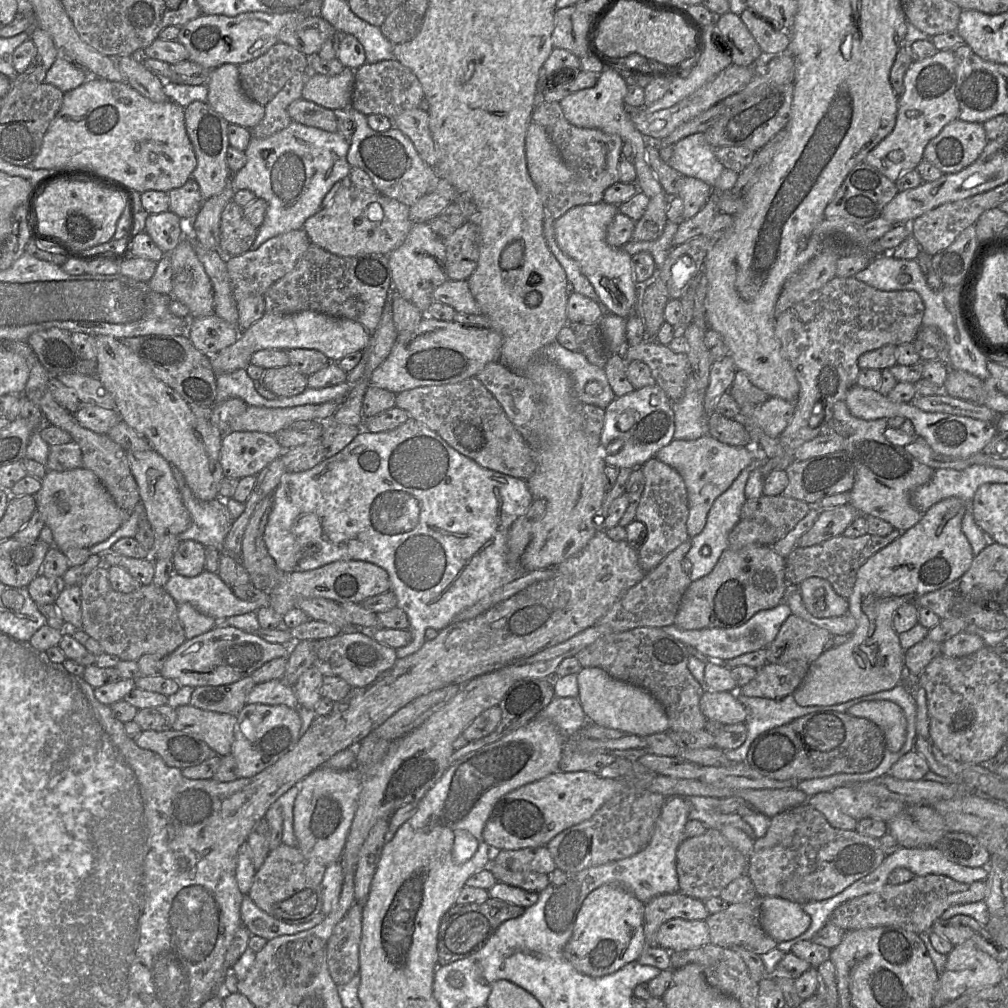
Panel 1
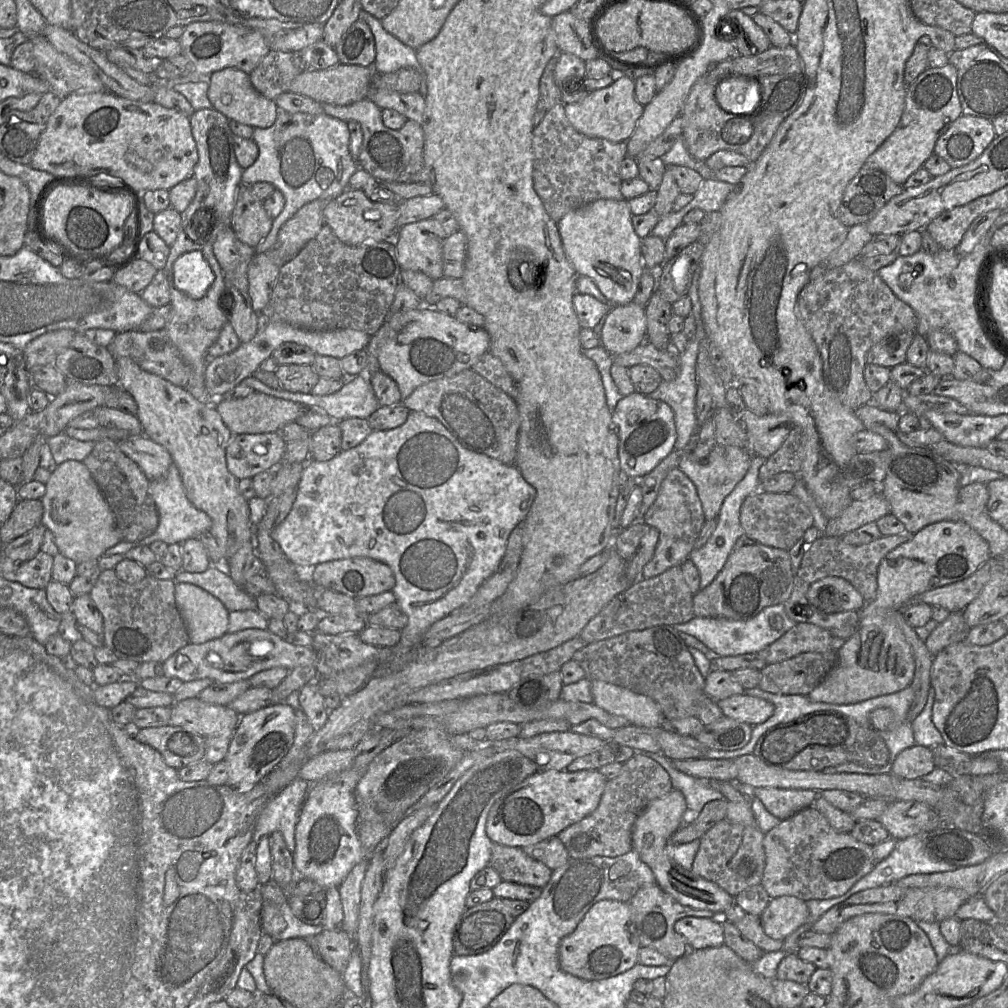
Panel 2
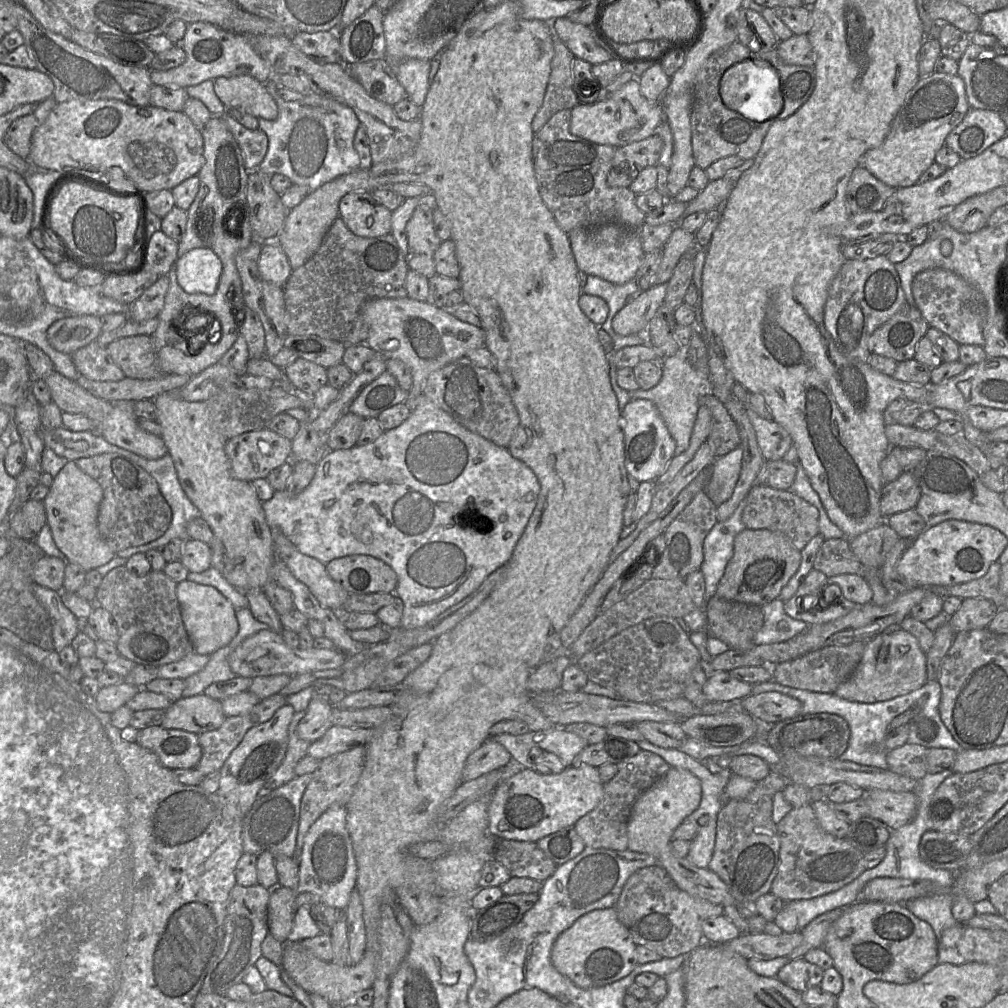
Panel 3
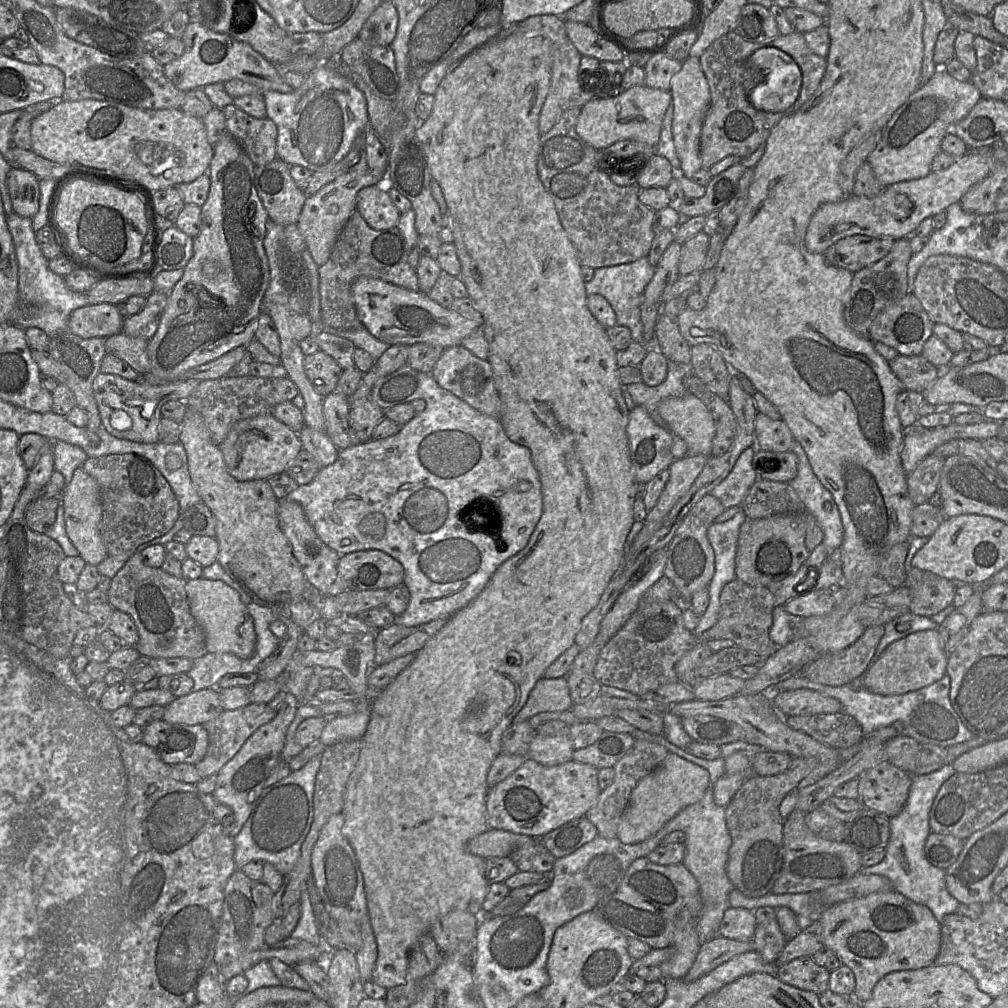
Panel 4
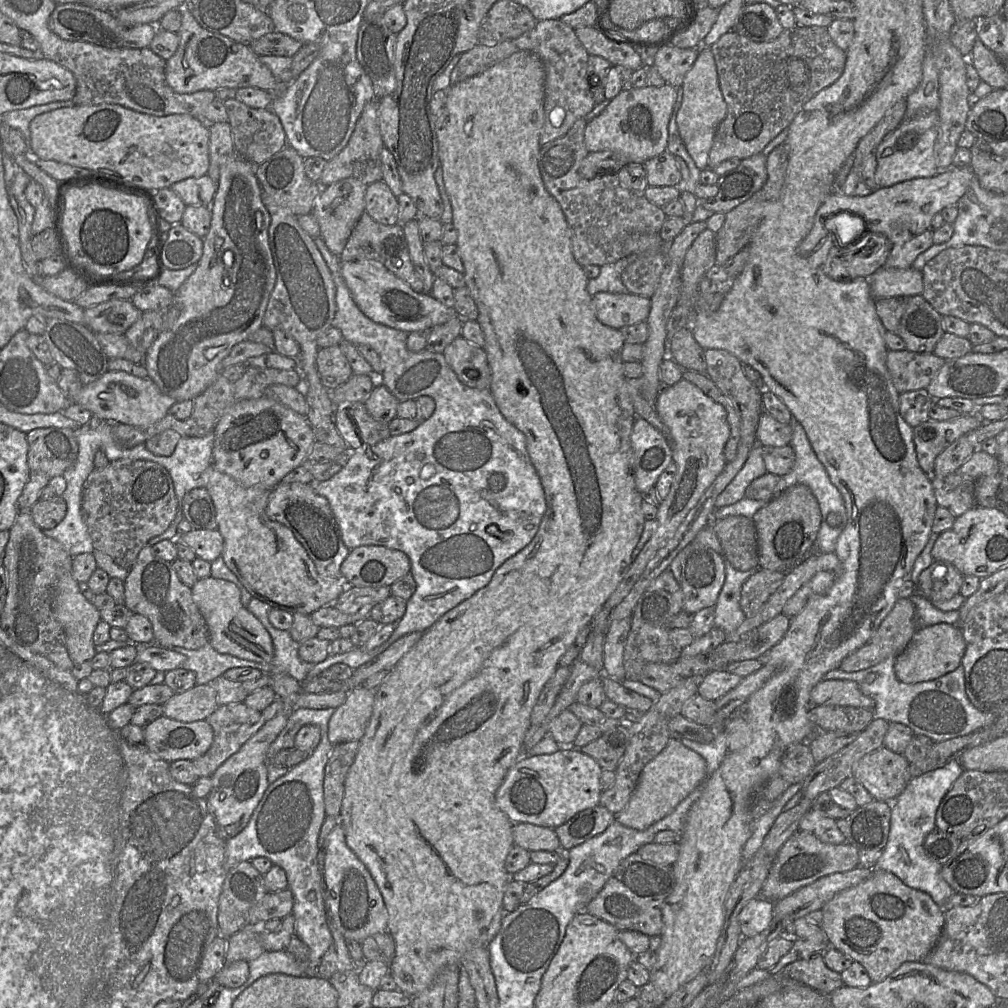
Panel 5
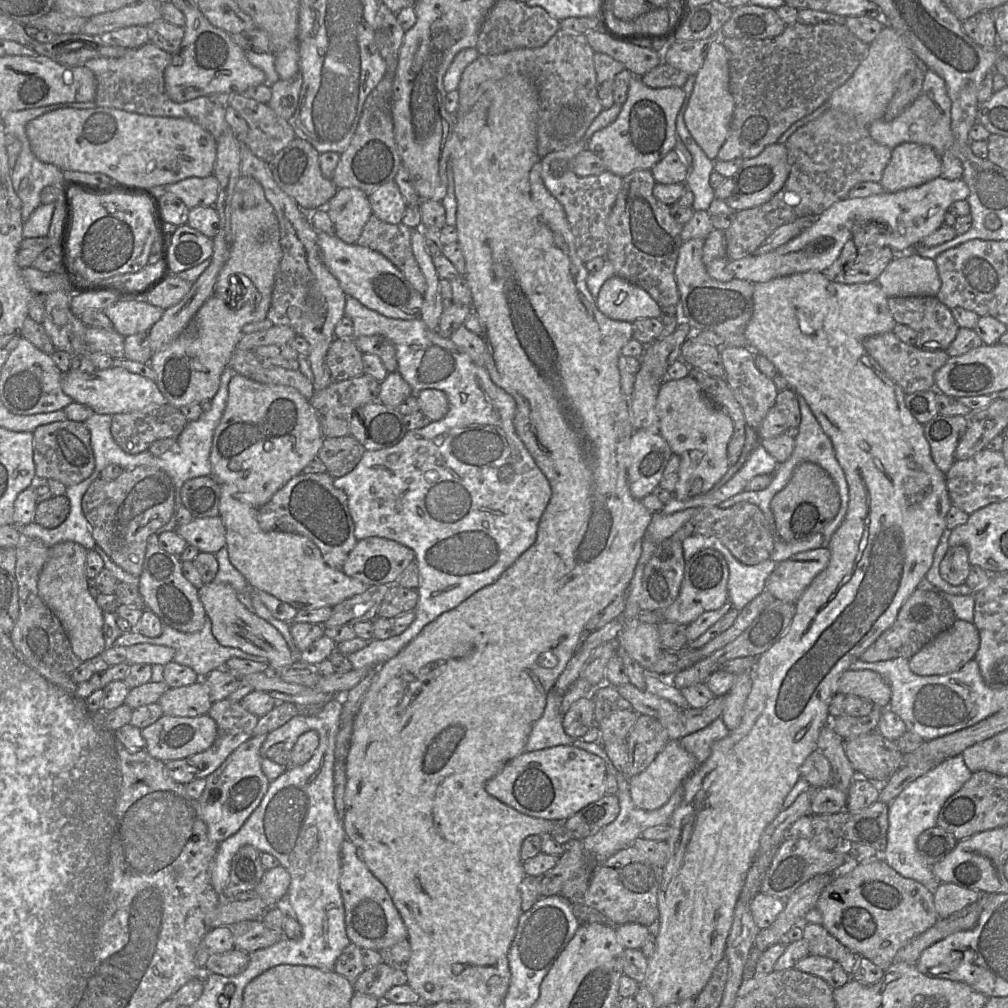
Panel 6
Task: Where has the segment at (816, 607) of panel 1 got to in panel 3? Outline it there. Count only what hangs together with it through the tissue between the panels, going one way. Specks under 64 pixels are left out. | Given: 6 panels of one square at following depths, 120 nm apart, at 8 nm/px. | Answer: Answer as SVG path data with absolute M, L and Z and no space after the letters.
M842 574L828 577L829 594L842 596L844 600L856 605L871 602L873 591L868 582L861 576L855 574Z

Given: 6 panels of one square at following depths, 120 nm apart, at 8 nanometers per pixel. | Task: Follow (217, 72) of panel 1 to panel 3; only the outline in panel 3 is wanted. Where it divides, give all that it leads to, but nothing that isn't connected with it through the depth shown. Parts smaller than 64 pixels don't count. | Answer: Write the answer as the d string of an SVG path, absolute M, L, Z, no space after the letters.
M251 76L218 77L214 91L226 109L243 109L266 120L275 120L279 115L277 103L265 85Z

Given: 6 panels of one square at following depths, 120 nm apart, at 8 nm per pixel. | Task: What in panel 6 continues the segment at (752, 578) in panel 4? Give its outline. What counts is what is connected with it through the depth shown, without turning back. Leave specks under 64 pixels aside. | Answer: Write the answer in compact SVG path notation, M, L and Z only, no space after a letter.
M803 462L794 470L788 484L770 502L775 534L785 542L808 539L829 524L840 508L840 496L835 482L817 464Z

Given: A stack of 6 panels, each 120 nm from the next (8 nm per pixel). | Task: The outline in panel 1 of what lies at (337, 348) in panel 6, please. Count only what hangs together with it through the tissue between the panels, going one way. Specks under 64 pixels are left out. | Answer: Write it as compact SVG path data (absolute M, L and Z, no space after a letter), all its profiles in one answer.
M286 365L265 369L261 382L277 397L292 397L308 387L308 376L295 367Z

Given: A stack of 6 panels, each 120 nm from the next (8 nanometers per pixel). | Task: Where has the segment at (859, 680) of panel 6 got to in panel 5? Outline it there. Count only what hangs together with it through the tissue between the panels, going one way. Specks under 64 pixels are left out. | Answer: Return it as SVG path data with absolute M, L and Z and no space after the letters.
M821 680L810 693L810 707L817 705L851 706L873 710L875 702L850 680Z

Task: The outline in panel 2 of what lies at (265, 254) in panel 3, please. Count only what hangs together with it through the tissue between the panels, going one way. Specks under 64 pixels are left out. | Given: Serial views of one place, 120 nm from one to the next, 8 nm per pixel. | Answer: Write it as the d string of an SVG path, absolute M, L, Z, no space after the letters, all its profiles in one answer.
M265 252L257 253L250 262L247 270L248 293L256 313L264 311L279 273L280 267Z

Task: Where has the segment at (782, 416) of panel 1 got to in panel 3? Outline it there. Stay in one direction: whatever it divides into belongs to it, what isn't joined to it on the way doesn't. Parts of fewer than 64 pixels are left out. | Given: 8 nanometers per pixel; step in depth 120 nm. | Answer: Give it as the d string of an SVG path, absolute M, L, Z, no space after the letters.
M746 405L746 413L764 460L782 459L793 444L790 434L776 421L760 417L749 405Z

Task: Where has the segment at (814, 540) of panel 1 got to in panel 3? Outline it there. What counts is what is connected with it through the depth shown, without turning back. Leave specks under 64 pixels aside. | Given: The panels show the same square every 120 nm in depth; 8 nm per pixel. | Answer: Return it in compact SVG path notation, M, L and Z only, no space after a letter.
M904 471L899 478L891 481L882 489L880 511L883 517L915 508L921 496L917 479L910 471Z

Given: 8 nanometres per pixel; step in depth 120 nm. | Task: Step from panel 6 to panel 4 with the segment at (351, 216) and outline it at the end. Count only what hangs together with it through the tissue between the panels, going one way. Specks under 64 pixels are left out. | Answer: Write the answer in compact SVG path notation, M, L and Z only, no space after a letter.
M370 169L353 171L338 176L313 195L307 196L296 224L304 237L307 249L318 266L328 261L339 234L351 214L356 211L358 191L364 187L382 184L383 182L385 182L384 178L373 173Z

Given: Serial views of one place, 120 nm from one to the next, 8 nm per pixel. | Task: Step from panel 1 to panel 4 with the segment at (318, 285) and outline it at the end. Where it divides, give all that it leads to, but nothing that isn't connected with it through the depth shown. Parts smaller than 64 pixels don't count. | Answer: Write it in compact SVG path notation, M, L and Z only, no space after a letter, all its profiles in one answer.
M354 211L339 234L328 261L318 268L321 319L325 328L353 330L363 324L358 318L351 286L361 277L376 278L411 291L419 291L418 277L409 264L407 244L395 226L387 230L371 228L358 211Z

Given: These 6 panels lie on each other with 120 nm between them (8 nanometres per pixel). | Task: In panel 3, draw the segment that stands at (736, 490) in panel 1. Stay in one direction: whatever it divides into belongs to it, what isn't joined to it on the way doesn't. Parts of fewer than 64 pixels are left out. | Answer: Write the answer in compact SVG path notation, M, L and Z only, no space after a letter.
M746 499L739 502L734 512L723 522L716 522L703 542L703 562L700 567L705 580L704 605L715 595L726 565L733 555L734 539L746 529L742 513Z

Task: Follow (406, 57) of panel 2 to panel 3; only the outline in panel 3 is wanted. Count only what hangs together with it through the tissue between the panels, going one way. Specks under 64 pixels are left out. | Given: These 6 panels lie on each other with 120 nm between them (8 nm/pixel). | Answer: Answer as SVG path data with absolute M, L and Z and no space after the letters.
M409 59L394 67L395 76L407 92L408 99L421 107L431 84L430 62L431 60Z

